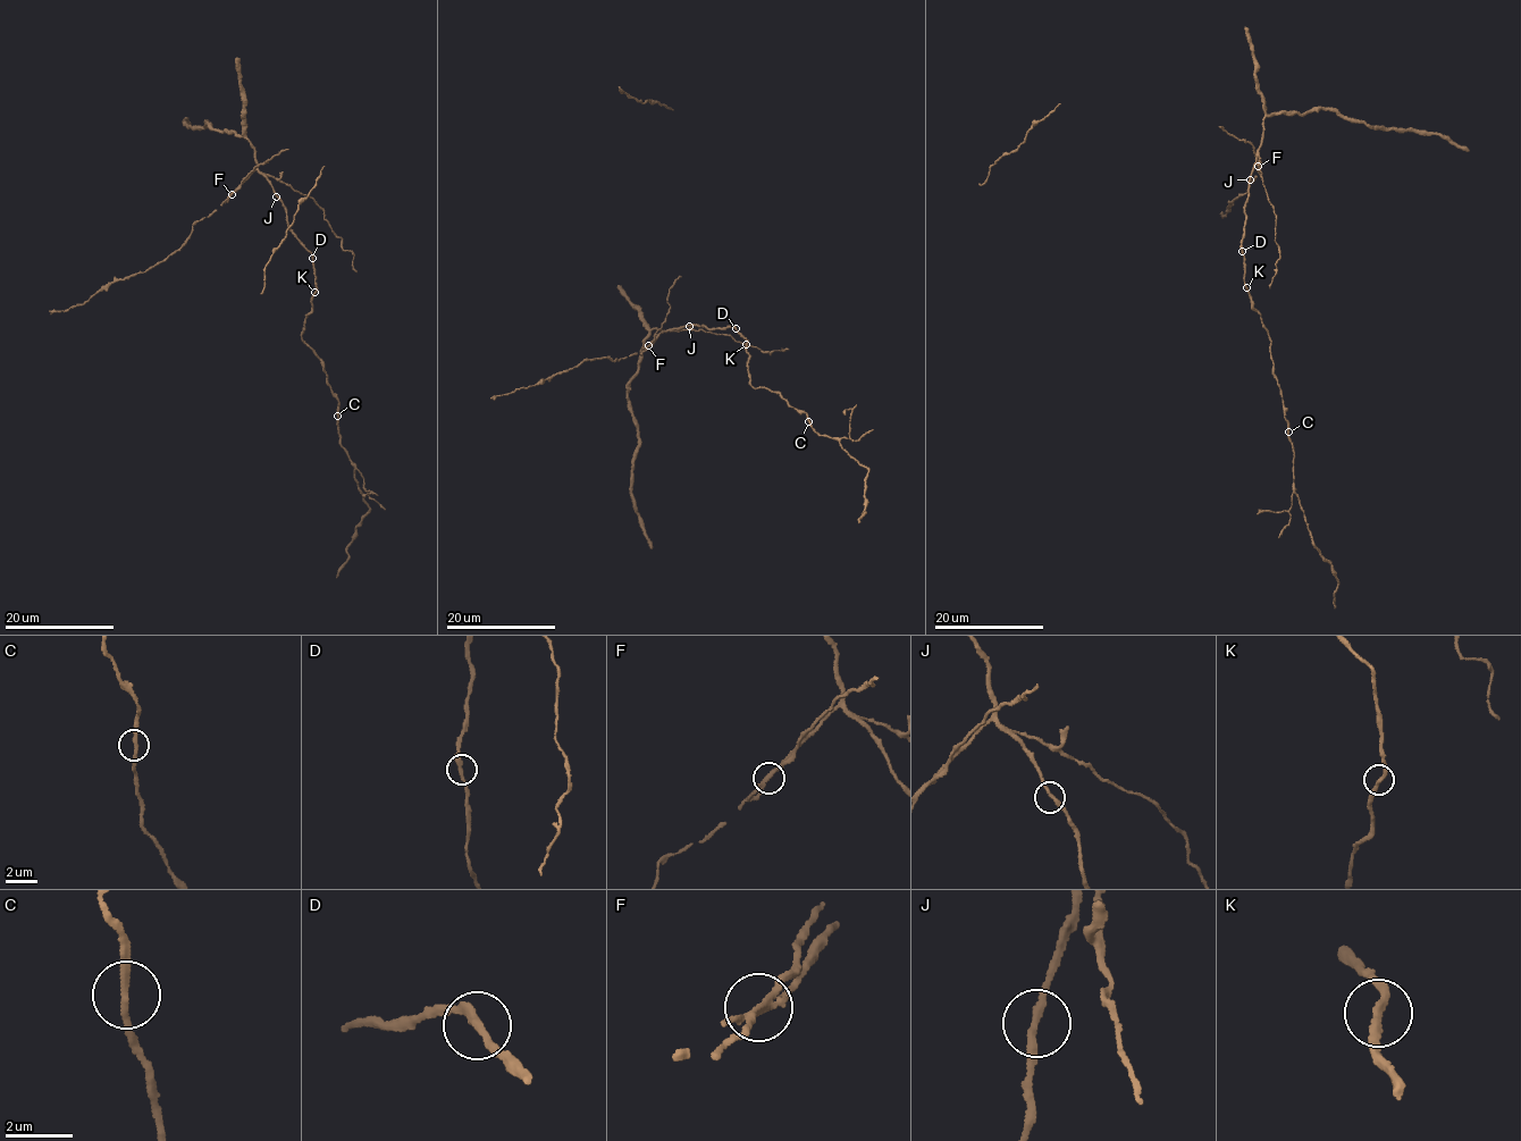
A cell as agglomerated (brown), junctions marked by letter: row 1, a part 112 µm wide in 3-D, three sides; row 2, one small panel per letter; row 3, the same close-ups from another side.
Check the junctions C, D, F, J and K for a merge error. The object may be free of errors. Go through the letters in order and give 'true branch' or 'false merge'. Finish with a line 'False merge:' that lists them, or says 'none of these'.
C: true branch
D: true branch
F: false merge
J: true branch
K: true branch
False merge: F

